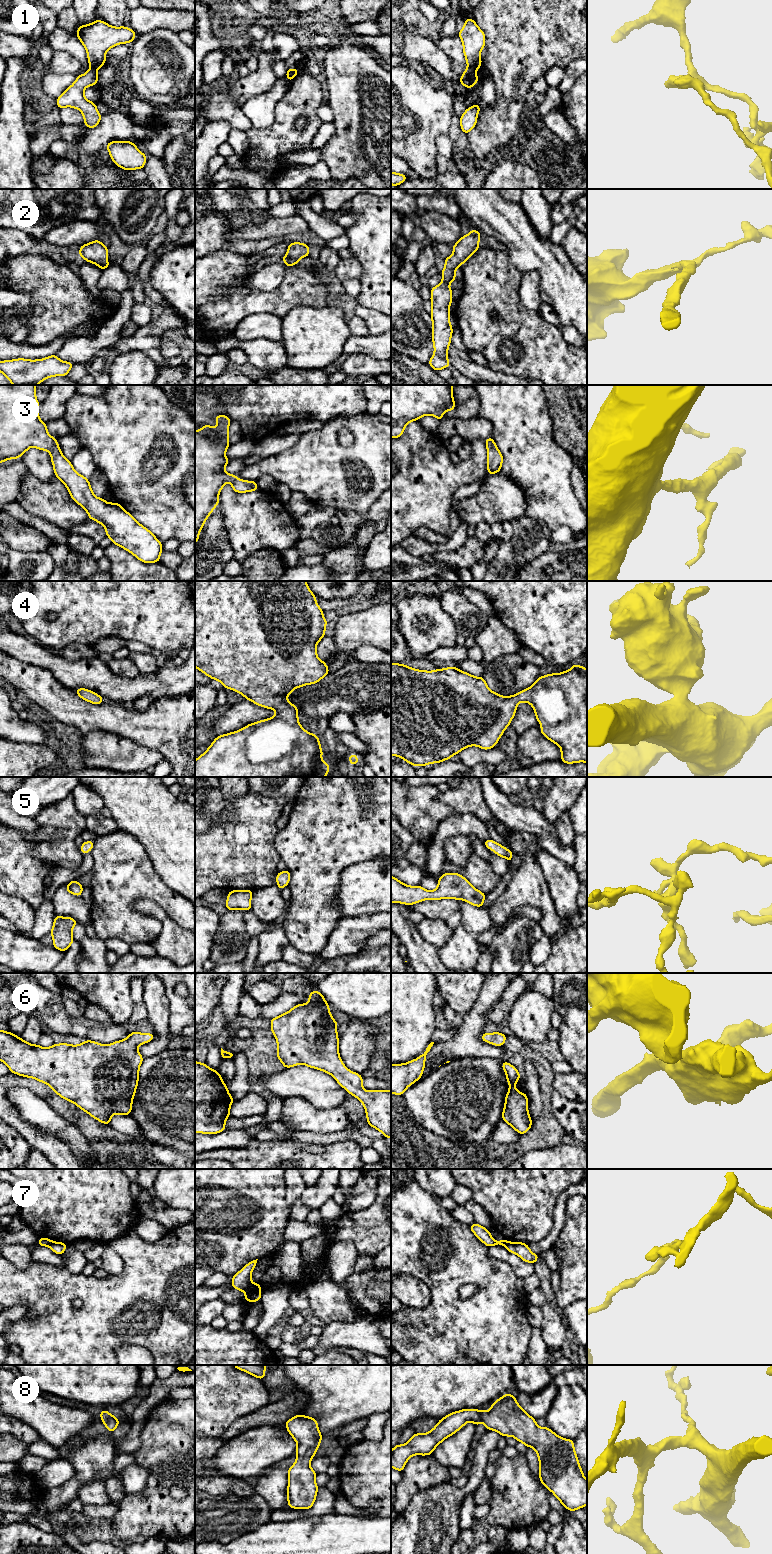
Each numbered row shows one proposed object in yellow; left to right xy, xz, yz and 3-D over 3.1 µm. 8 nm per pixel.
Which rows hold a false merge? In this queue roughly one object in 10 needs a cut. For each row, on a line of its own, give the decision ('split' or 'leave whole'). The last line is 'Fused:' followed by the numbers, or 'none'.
1: split
2: leave whole
3: leave whole
4: leave whole
5: leave whole
6: leave whole
7: split
8: leave whole
Fused: 1, 7

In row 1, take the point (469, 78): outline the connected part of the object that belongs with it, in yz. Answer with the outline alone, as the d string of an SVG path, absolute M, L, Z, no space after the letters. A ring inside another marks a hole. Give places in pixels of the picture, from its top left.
M467 67L462 77L458 81L466 88L470 89L478 82L476 69Z

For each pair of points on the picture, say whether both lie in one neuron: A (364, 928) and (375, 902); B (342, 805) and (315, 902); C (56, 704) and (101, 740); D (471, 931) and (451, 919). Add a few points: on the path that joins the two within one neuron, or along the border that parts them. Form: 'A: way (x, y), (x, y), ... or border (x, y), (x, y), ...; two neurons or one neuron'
A: border (380, 912), (348, 917); two neurons
B: way (329, 829), (316, 845), (315, 878); one neuron
C: border (114, 733), (92, 730), (84, 734); two neurons
D: border (458, 901), (461, 921), (454, 929); two neurons

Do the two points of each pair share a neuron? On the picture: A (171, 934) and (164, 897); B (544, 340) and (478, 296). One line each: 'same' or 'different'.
A: different
B: same

